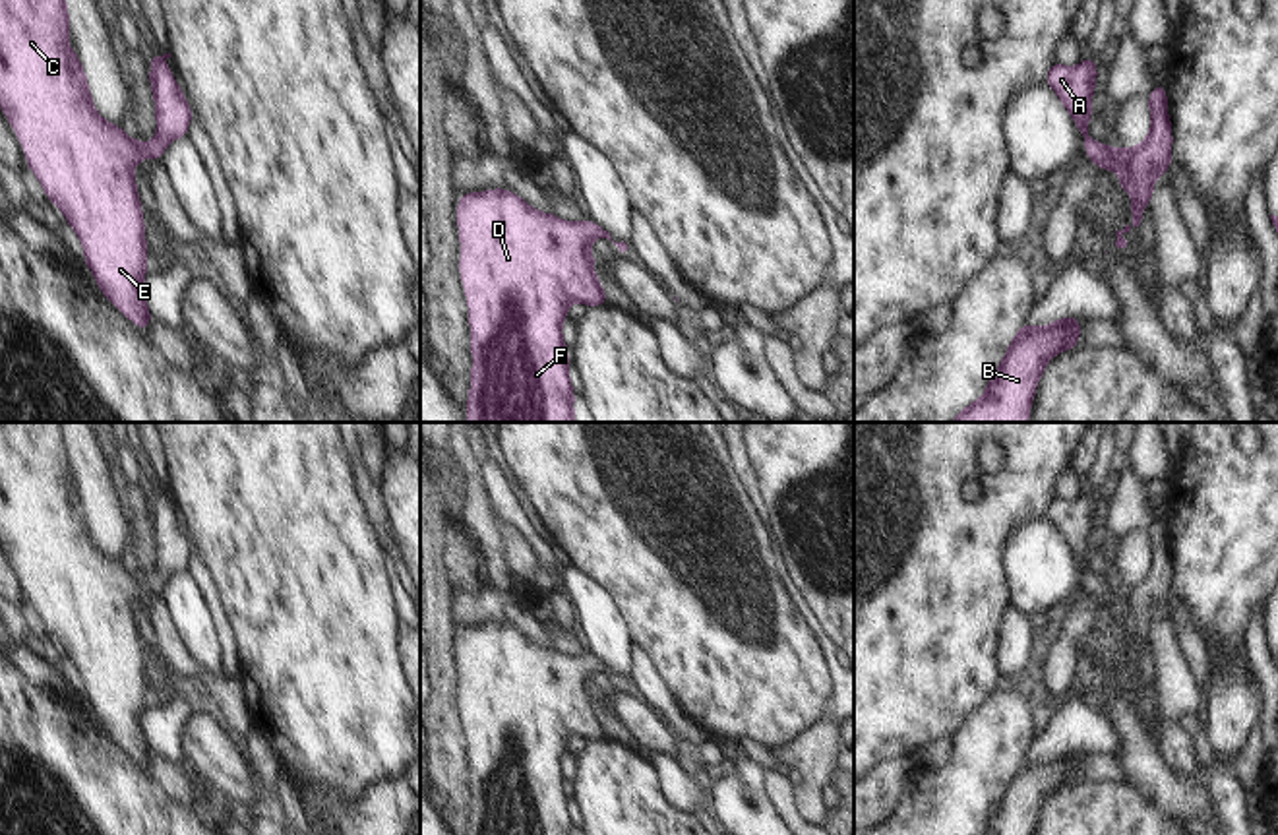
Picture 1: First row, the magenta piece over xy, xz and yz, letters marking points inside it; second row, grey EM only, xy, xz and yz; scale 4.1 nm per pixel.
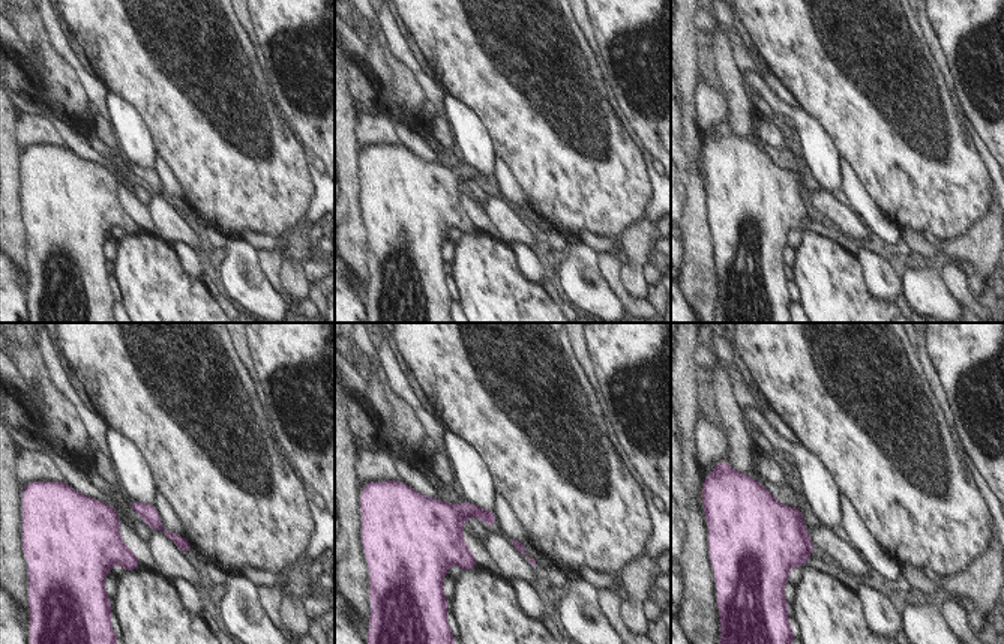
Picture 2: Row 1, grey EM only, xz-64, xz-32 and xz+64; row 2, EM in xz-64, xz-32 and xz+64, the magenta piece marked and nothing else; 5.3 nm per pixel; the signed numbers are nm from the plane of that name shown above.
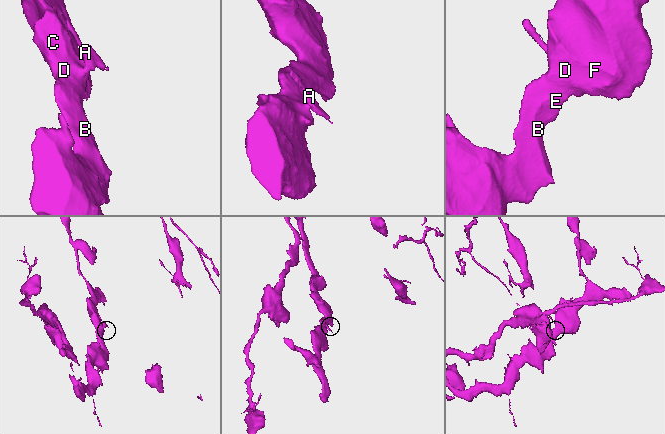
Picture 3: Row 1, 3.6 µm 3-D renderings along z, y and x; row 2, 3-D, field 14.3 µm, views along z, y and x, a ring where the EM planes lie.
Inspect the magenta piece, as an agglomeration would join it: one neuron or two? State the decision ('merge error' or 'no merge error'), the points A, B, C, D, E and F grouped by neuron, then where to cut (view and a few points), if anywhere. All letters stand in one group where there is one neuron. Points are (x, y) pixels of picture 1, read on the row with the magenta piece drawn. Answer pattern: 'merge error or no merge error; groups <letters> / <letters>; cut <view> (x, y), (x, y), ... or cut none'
no merge error; groups A B C D E F; cut none

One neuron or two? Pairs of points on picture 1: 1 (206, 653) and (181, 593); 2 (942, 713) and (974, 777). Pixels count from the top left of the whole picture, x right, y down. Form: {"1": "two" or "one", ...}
{"1": "one", "2": "two"}

